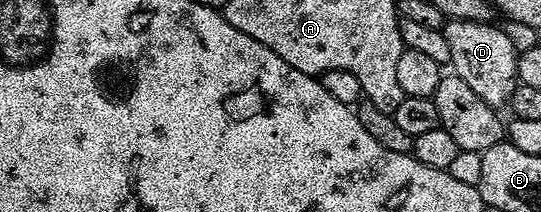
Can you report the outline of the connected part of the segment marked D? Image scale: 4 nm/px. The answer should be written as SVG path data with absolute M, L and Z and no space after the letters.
M447 20L441 31L444 39L448 39L450 65L457 77L464 79L464 83L484 99L484 103L502 107L507 104L518 81L519 50L514 49L513 39L496 26L494 23L485 25L475 21Z

